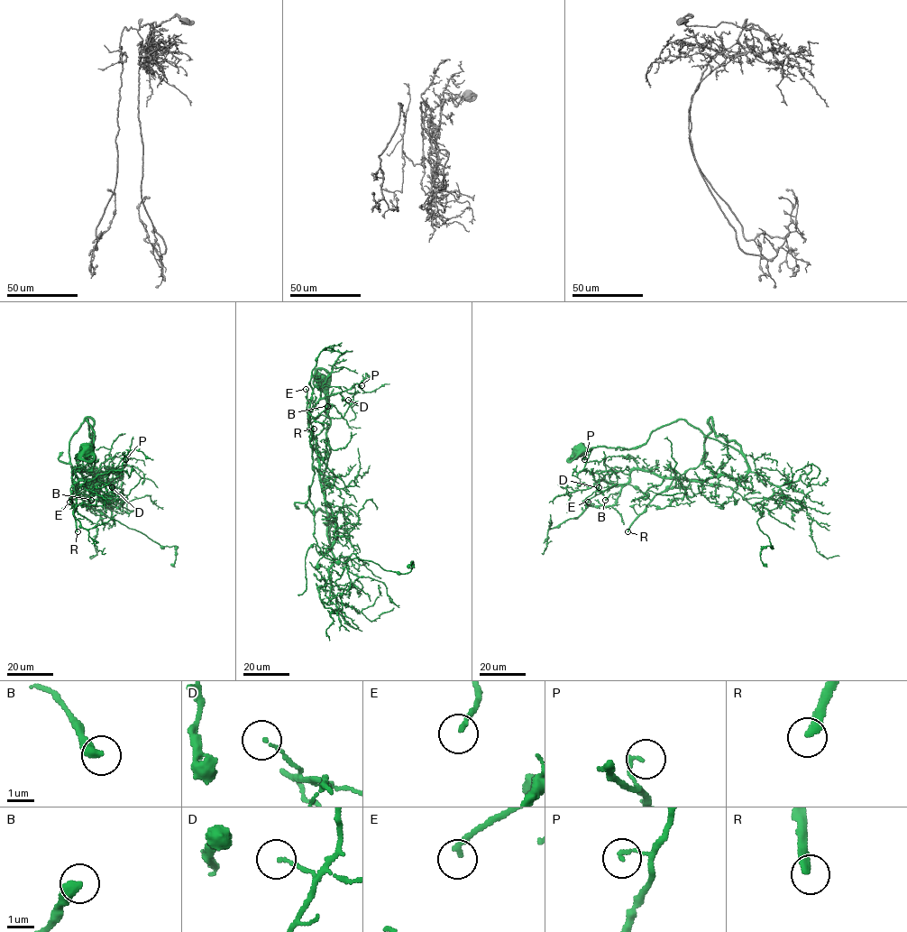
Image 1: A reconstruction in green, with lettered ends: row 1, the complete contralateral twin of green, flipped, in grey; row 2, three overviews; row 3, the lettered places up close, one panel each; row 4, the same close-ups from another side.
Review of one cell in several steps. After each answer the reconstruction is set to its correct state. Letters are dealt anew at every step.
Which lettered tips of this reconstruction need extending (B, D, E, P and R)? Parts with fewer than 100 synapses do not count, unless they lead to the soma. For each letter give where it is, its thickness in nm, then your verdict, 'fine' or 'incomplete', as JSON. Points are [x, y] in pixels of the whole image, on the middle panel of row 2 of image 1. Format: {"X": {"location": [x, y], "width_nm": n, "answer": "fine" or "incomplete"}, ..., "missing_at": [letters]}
{"B": {"location": [327, 406], "width_nm": 420, "answer": "fine"}, "D": {"location": [348, 400], "width_nm": 110, "answer": "fine"}, "E": {"location": [306, 389], "width_nm": 190, "answer": "fine"}, "P": {"location": [361, 385], "width_nm": 130, "answer": "fine"}, "R": {"location": [314, 429], "width_nm": 340, "answer": "incomplete"}, "missing_at": ["R"]}

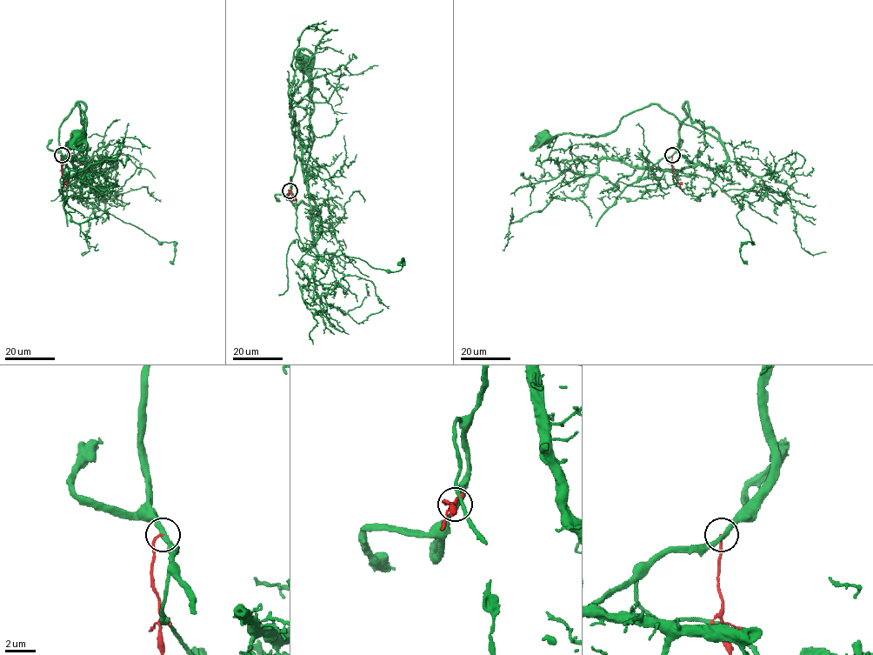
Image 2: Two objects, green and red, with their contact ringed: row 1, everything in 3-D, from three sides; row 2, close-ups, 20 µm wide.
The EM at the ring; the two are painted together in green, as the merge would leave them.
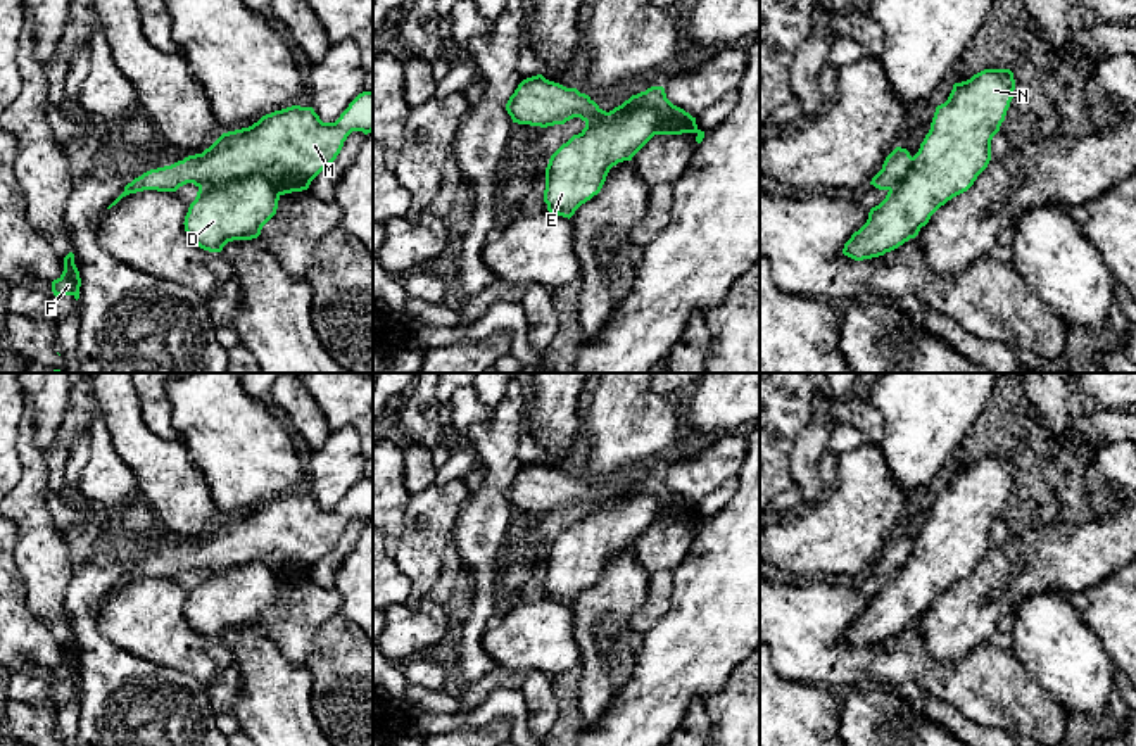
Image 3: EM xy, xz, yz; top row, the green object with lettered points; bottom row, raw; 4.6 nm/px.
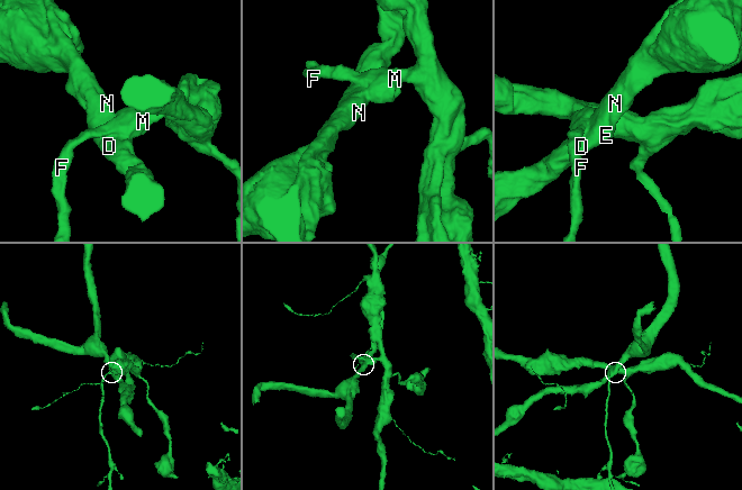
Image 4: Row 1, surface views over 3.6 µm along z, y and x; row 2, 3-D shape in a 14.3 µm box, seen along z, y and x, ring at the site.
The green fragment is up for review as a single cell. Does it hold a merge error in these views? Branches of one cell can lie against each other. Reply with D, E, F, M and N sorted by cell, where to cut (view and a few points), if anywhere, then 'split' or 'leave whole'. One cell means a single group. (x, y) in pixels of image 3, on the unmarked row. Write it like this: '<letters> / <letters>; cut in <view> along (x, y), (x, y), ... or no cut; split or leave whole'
D E N / F M; cut in xz along (658, 501), (636, 493), (586, 510); split

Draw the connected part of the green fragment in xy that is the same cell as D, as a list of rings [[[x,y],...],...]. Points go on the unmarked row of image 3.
[[[262,563],[204,572],[188,594],[185,618],[200,635],[221,639],[228,629],[257,625],[276,601],[278,587]]]

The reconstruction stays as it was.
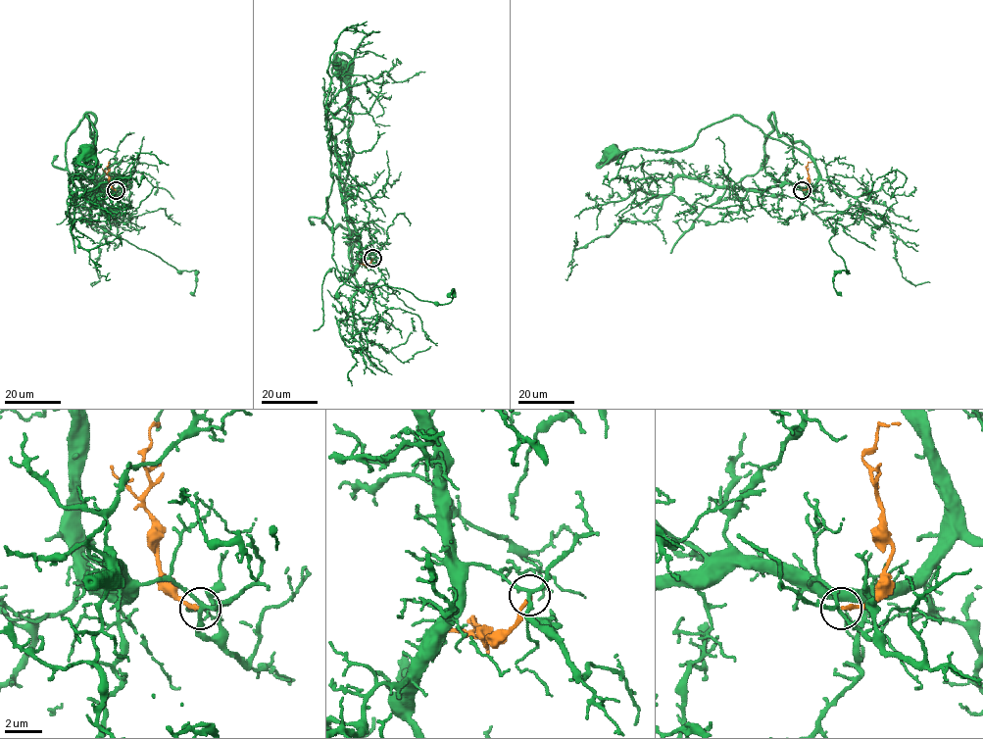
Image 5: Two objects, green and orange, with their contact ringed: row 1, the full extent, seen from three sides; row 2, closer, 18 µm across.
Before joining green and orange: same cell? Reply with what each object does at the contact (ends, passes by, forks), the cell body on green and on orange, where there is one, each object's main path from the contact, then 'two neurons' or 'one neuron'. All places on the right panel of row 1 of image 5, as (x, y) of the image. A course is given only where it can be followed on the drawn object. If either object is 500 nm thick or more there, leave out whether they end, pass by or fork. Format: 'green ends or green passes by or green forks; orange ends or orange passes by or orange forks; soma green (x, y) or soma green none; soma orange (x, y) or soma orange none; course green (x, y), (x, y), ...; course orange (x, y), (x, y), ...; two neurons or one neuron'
green forks; orange ends; soma green (610, 152); soma orange none; course green (803, 190), (798, 186), (810, 187), (817, 177), (816, 165), (737, 116), (704, 127), (682, 150), (610, 150); course orange (803, 190), (810, 184), (806, 167), (811, 162); two neurons

